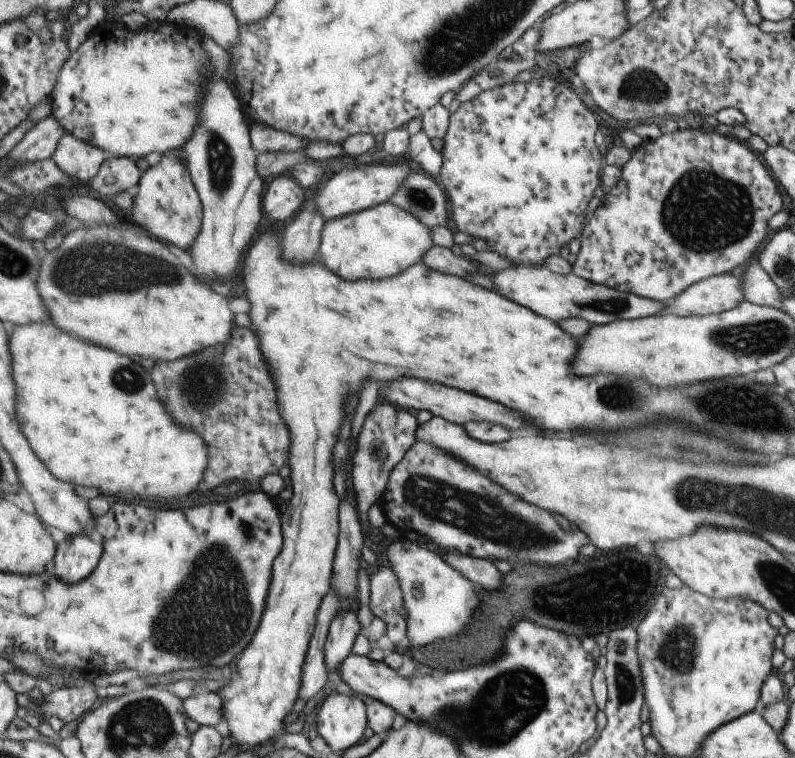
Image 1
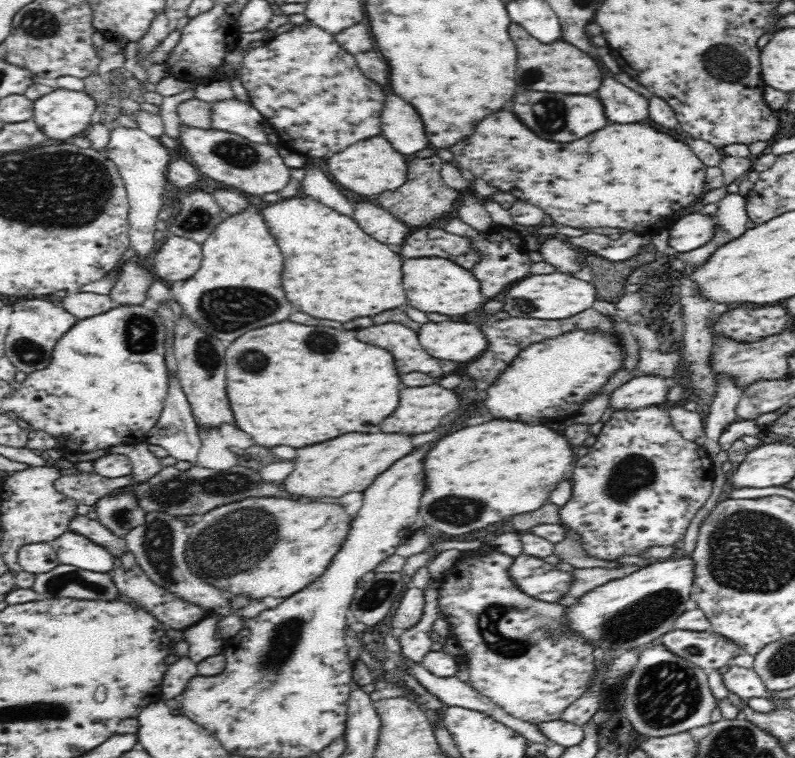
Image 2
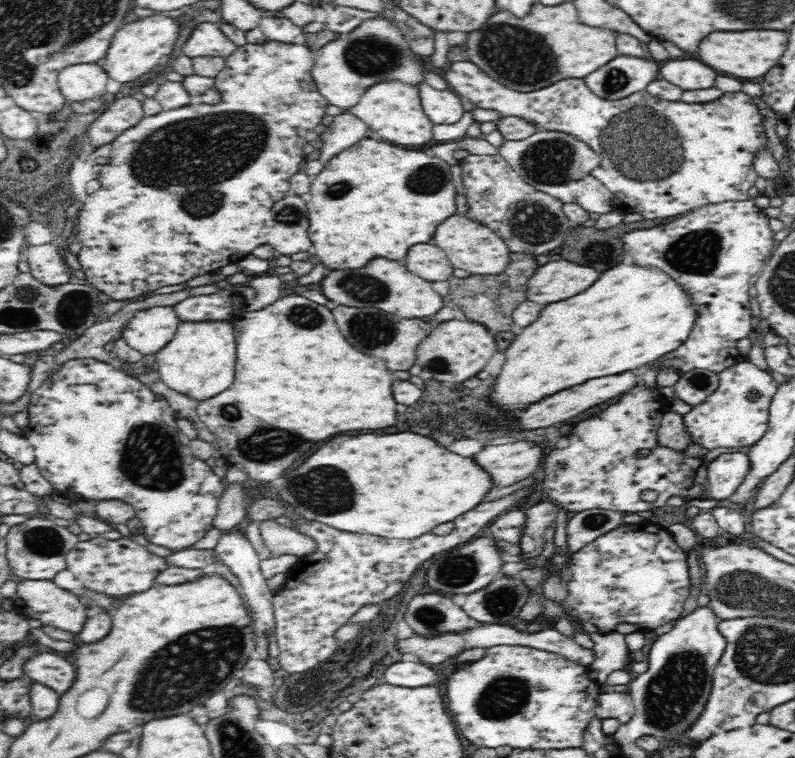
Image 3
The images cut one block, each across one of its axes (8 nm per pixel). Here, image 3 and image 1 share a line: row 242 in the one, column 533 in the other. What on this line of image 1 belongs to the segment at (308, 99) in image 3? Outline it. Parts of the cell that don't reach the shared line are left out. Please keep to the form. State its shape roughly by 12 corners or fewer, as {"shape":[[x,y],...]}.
{"shape":[[541,75],[448,116],[458,231],[514,264],[580,237],[598,118]]}

